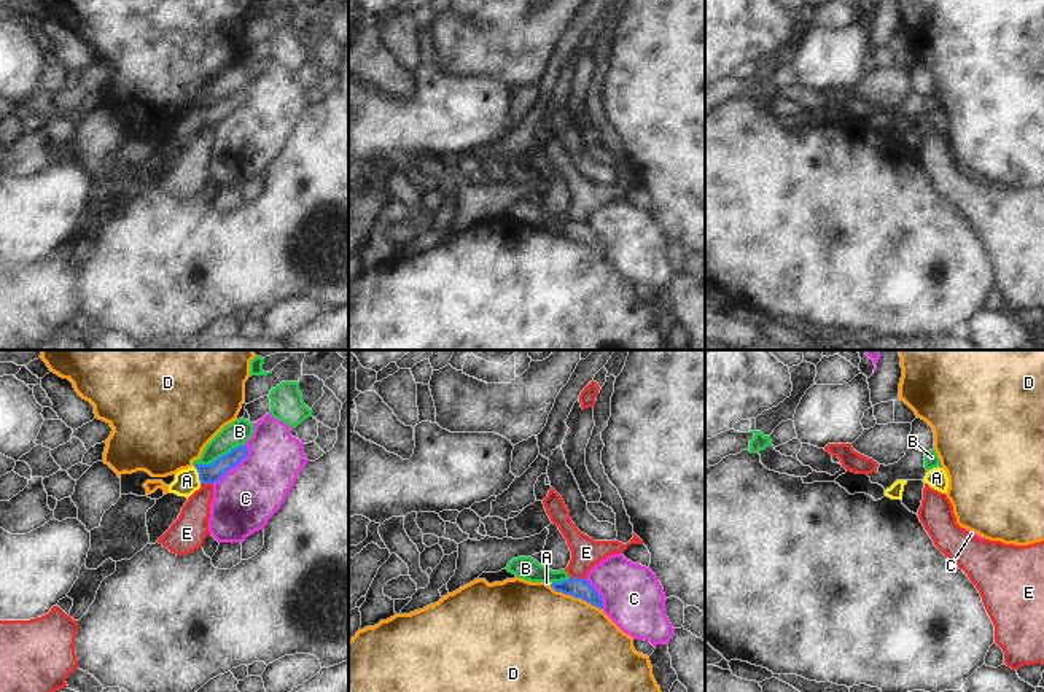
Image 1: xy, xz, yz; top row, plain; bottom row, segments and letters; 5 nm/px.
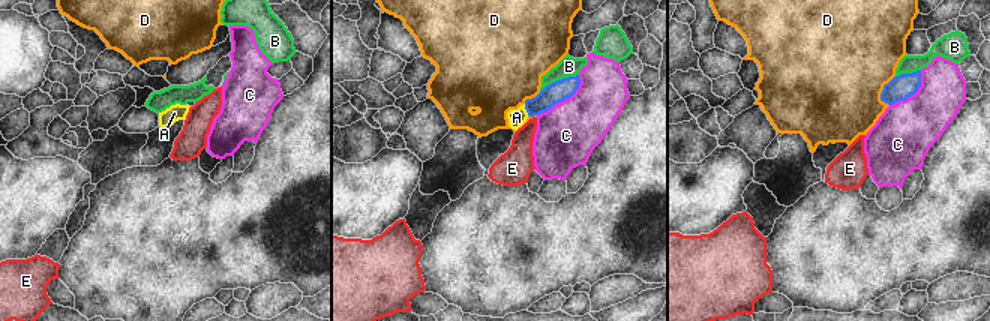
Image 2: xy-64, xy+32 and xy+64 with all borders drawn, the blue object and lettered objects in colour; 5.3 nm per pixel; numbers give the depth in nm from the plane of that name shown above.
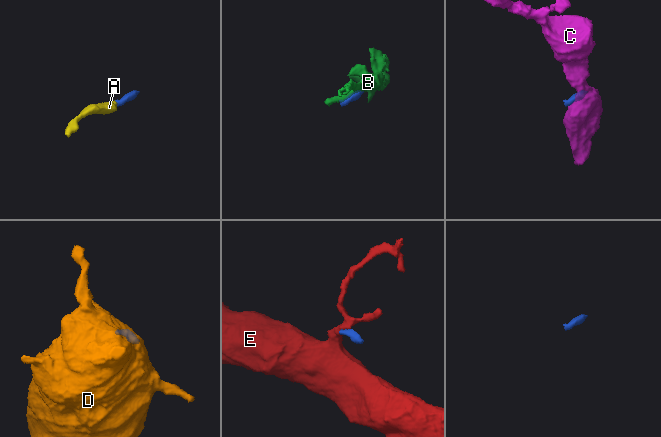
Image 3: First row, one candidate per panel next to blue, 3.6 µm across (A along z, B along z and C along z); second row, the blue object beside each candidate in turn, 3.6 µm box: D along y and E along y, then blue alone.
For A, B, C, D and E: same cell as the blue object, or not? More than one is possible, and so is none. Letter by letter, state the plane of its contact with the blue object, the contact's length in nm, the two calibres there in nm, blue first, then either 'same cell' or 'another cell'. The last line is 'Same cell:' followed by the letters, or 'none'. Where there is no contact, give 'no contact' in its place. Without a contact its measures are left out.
A: xy | 100 nm | 100/130 nm | same cell
B: xy | 280 nm | 100/120 nm | another cell
C: xy | 260 nm | 100/320 nm | another cell
D: xz | 300 nm | 100/500 nm | another cell
E: xz | 90 nm | 100/150 nm | another cell
Same cell: A

